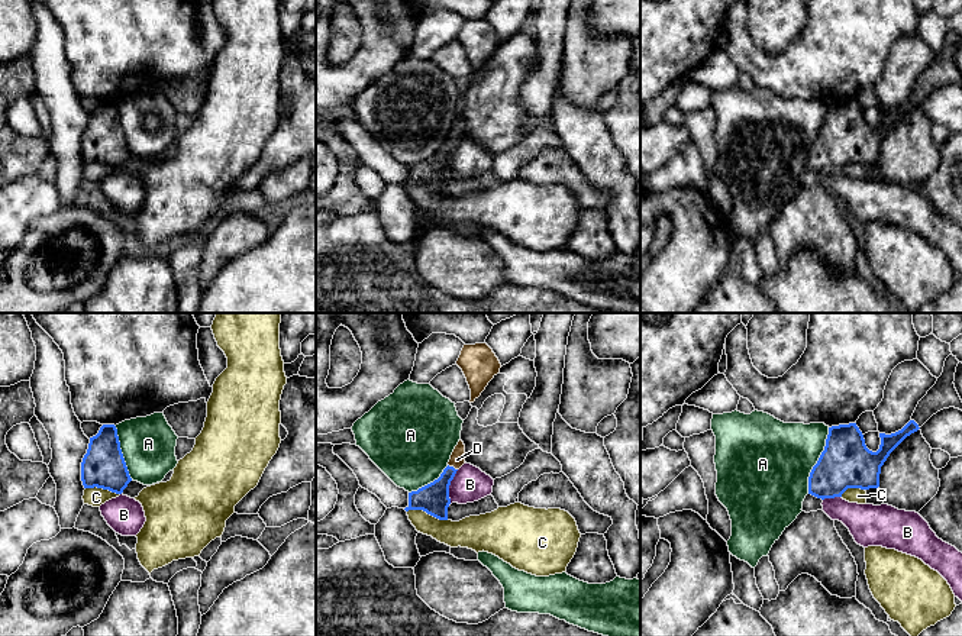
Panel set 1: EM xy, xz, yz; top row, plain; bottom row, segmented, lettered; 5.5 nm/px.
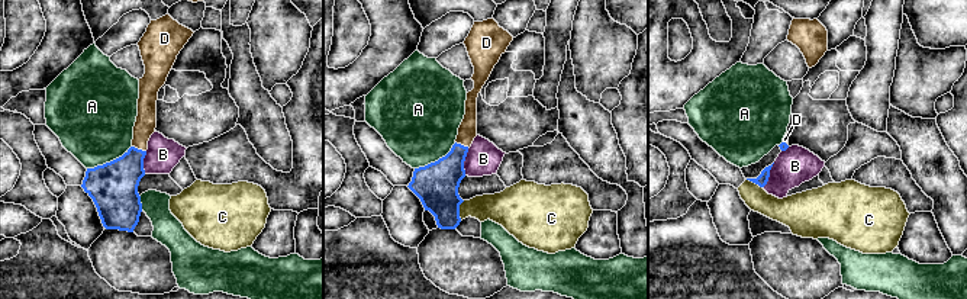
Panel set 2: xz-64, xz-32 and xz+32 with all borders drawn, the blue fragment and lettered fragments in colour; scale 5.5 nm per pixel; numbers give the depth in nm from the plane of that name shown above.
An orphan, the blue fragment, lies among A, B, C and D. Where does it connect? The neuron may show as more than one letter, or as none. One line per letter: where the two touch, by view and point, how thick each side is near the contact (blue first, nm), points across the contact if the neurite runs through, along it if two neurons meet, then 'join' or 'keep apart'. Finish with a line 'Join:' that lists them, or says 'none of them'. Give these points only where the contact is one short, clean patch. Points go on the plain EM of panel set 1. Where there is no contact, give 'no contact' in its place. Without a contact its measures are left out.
A: yz (817, 136) | 280/440 nm | keep apart
B: xz (448, 162) | 170/200 nm | along xz (458, 145), (449, 161), (448, 180) | keep apart
C: xz (428, 189) | 170/160 nm | along xz (407, 186), (425, 186), (446, 196) | keep apart
D: xz (452, 142) | 170/80 nm | across xz (433, 174), (452, 142), (457, 135) | join
Join: D

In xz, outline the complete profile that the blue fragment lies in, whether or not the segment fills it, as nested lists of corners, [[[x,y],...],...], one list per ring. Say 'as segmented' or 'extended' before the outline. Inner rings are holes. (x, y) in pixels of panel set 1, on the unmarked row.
extended | [[[459,114],[440,152],[417,167],[409,168],[409,181],[404,185],[423,185],[439,196],[448,196],[449,161],[456,146],[465,139],[464,130],[465,120]]]

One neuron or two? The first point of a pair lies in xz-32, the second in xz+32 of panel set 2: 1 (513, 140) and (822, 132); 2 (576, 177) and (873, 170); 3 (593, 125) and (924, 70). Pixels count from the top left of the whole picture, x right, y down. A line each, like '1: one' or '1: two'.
1: one
2: one
3: two

